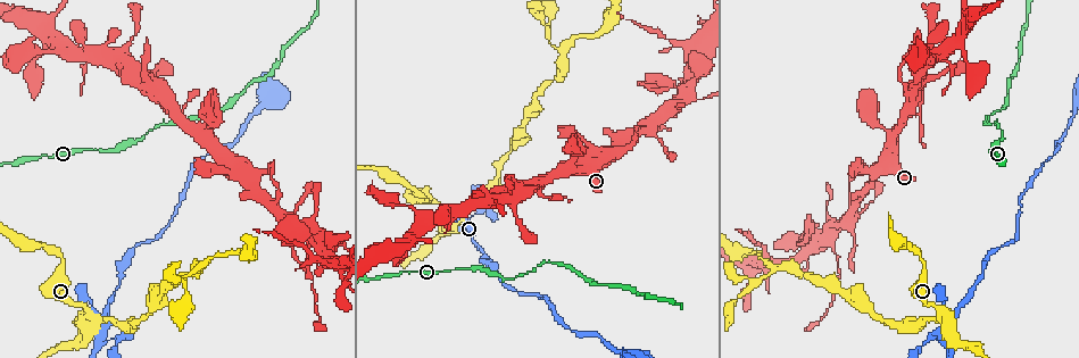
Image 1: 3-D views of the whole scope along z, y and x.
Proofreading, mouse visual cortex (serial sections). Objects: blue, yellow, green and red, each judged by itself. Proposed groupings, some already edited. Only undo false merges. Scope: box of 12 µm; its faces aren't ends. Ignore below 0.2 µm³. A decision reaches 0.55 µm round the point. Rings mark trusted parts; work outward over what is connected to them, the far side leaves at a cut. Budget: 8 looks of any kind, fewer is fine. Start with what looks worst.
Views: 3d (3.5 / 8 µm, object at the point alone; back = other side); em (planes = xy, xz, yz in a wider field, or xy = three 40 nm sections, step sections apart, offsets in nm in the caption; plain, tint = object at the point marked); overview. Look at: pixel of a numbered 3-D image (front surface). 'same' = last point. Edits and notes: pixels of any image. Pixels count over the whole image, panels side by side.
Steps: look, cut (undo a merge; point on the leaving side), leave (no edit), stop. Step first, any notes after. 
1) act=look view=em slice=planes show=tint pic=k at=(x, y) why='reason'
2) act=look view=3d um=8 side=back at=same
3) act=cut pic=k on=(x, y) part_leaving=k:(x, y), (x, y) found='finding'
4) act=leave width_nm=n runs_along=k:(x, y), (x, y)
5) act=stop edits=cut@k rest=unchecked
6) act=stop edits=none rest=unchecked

act=look view=3d um=3.5 pic=1 at=(930, 338) why='abrupt turn'

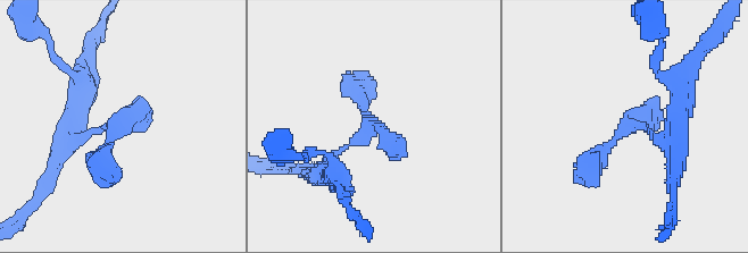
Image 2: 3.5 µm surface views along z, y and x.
act=look view=em slice=xy step=5 show=tint pic=2 at=(626, 128) why='now the EM'

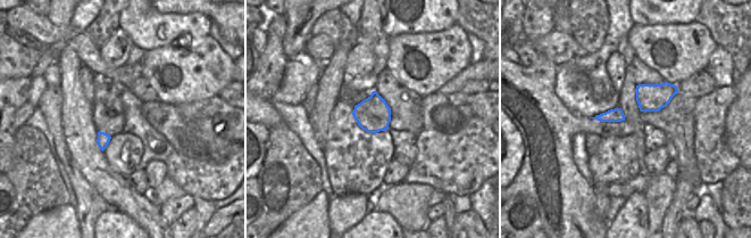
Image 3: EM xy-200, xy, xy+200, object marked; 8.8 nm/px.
act=leave width_nm=300 runs_along=2:(673, 132), (630, 125), (587, 177) found='all the same cell'

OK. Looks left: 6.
act=look view=3d um=3.5 pic=1 at=(94, 150) why='a narrow waist'

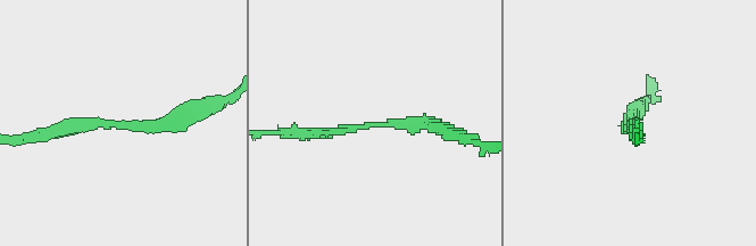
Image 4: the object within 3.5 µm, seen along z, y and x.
act=look view=em slice=xy step=1 show=tint pic=4 at=(630, 122)

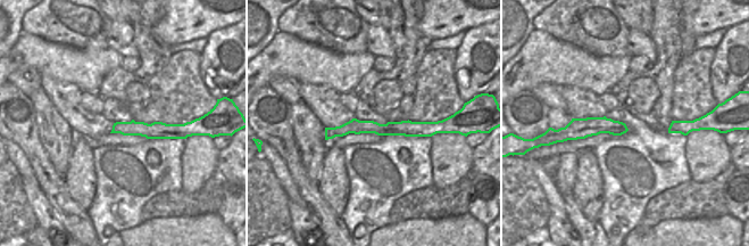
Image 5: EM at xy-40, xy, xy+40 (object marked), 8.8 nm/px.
act=leave runs_along=5:(433, 131), (349, 126), (327, 136) found='one cell here'

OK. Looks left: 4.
act=look view=3d um=3.5 pic=1 at=(689, 90) why='sharp bend'

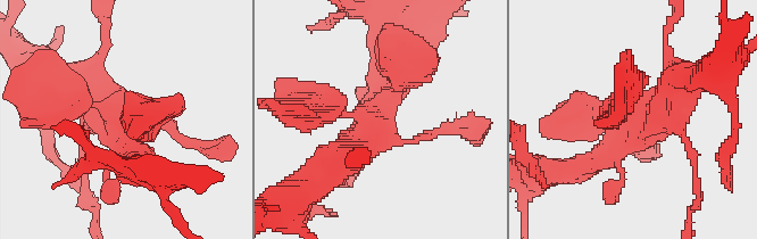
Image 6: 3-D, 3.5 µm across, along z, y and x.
act=look view=em slice=xy step=1 show=tint pic=6 at=(633, 130)

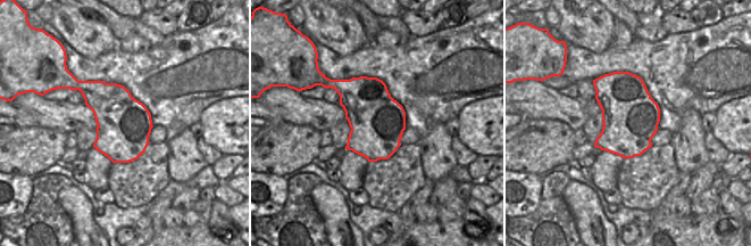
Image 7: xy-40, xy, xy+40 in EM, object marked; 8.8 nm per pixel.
act=leave width_nm=480 runs_along=6:(691, 75), (656, 114), (591, 163) found='all the same cell'

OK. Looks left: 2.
act=stop edits=none rest=unchecked

